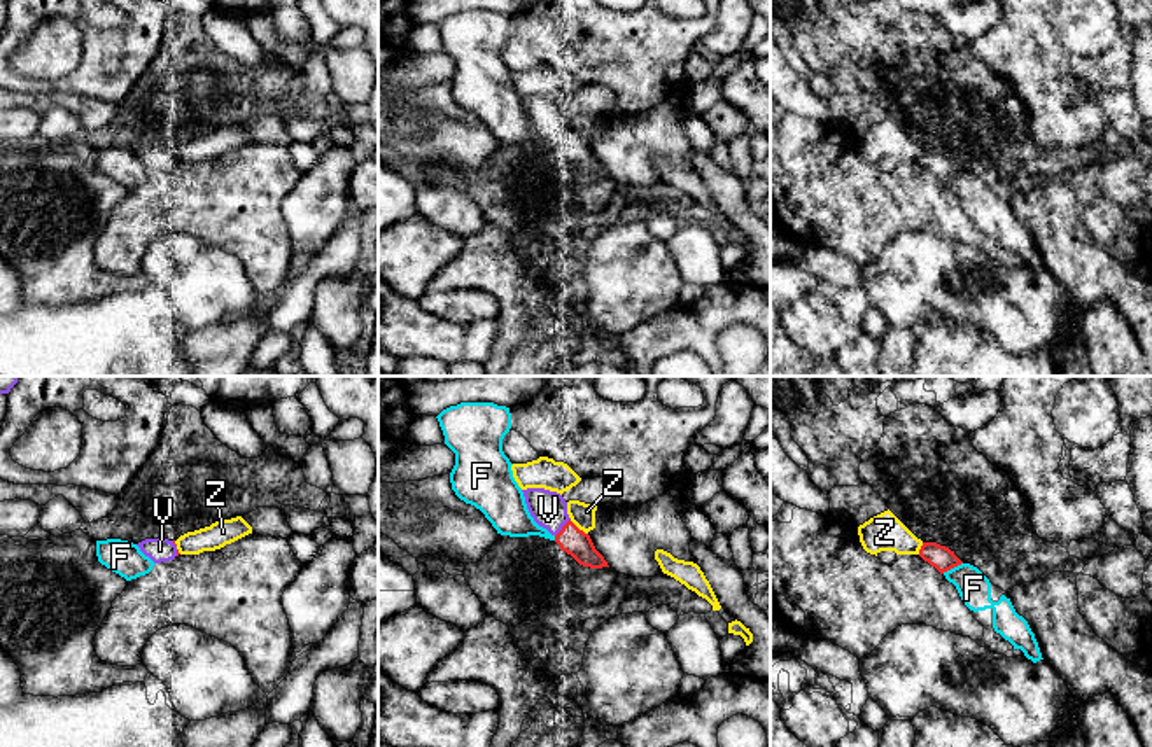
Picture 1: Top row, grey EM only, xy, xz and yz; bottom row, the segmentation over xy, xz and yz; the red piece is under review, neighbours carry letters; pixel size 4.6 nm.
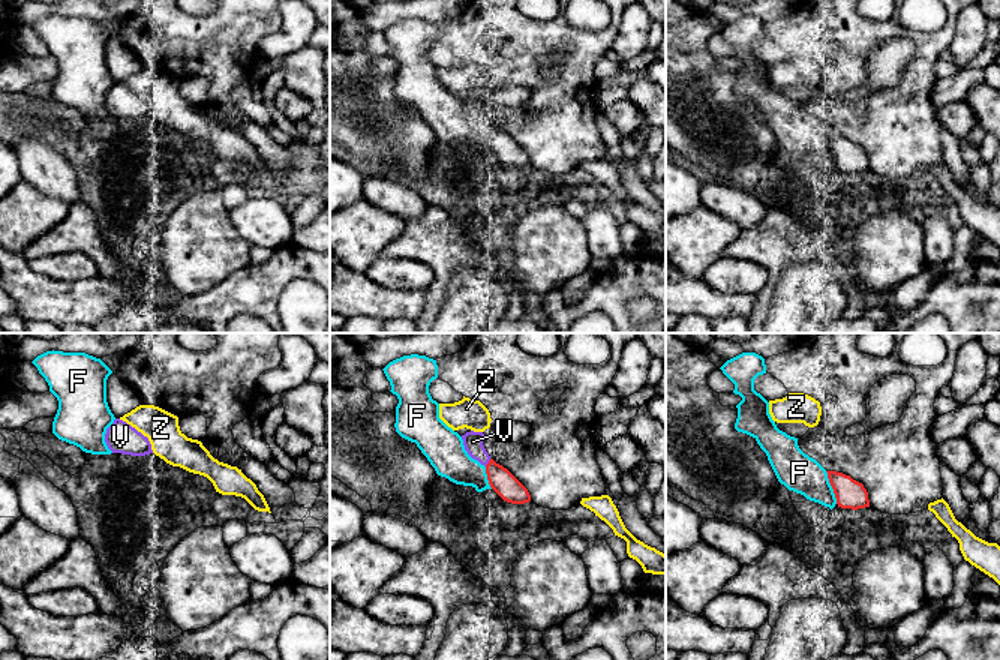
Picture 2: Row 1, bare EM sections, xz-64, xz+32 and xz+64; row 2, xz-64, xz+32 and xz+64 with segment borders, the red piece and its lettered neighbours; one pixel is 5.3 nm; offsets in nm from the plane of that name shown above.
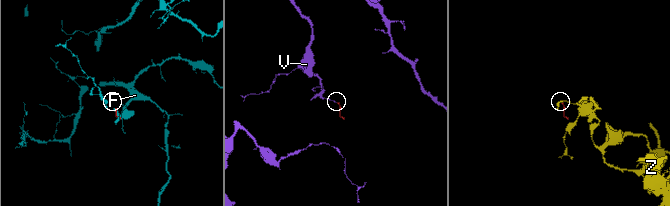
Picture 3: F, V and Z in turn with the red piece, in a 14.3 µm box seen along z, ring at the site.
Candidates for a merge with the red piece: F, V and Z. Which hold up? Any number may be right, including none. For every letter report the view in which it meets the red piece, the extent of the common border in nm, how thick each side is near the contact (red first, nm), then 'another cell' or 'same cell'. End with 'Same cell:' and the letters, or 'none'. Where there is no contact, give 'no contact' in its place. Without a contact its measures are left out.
F: meets red in yz; contact 110 nm long; 110 nm thick on the red side, 150 nm on the other; another cell
V: meets red in xz; contact 110 nm long; 120 nm thick on the red side, 160 nm on the other; same cell
Z: meets red in xz; contact 110 nm long; 120 nm thick on the red side, 110 nm on the other; another cell
Same cell: V

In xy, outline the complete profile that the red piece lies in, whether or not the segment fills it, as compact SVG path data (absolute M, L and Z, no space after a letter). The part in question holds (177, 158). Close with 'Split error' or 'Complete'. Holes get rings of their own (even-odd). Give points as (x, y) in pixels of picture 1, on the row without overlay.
M145 147L138 150L137 154L154 171L170 170L180 163L175 149L168 149L168 147Z. Split error

